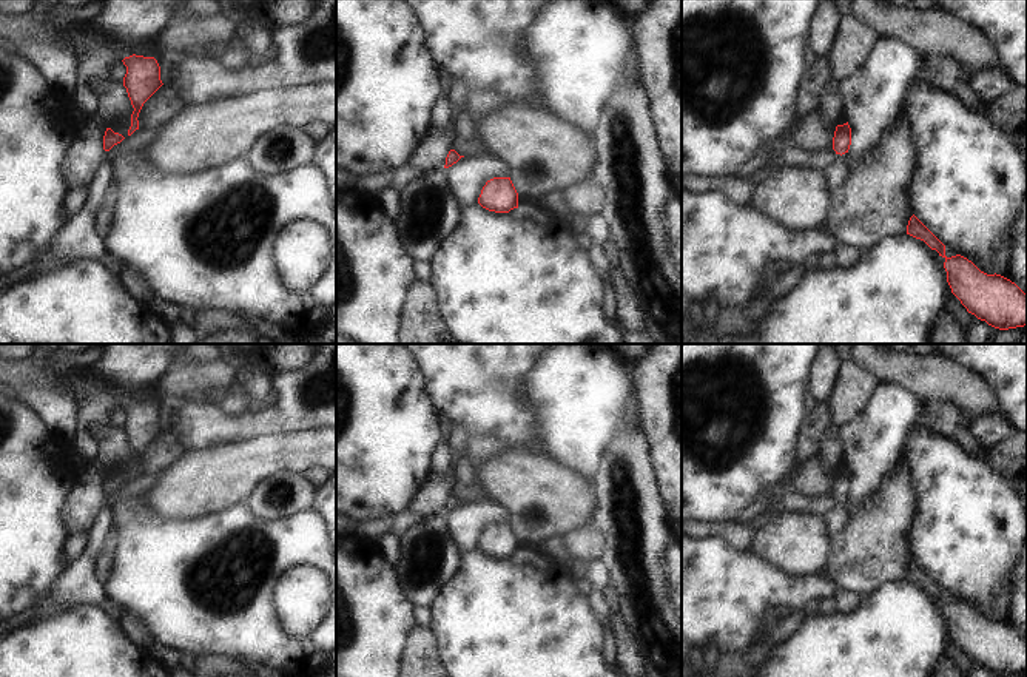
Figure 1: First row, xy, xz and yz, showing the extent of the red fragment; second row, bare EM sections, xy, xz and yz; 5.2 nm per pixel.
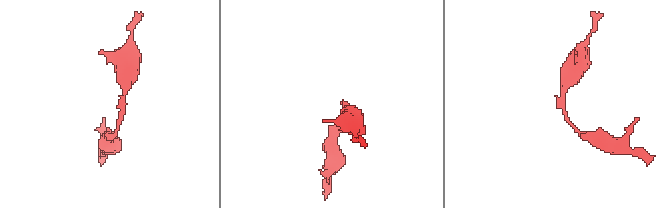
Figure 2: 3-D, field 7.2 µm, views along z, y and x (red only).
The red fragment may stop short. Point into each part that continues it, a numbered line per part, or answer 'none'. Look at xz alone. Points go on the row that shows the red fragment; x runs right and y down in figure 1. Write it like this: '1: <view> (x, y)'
none

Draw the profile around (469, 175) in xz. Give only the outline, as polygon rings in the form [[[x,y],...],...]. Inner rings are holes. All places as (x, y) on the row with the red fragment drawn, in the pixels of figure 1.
[[[490,154],[461,157],[444,168],[450,188],[463,207],[478,202],[483,187],[493,177],[510,177],[509,167]]]

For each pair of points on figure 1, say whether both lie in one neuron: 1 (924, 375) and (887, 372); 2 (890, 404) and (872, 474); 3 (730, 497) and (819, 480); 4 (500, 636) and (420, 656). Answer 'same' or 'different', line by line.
1: same
2: same
3: different
4: different

